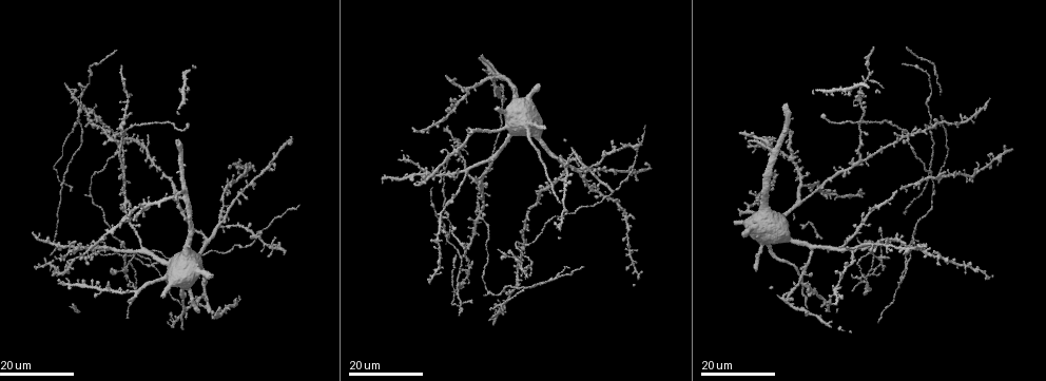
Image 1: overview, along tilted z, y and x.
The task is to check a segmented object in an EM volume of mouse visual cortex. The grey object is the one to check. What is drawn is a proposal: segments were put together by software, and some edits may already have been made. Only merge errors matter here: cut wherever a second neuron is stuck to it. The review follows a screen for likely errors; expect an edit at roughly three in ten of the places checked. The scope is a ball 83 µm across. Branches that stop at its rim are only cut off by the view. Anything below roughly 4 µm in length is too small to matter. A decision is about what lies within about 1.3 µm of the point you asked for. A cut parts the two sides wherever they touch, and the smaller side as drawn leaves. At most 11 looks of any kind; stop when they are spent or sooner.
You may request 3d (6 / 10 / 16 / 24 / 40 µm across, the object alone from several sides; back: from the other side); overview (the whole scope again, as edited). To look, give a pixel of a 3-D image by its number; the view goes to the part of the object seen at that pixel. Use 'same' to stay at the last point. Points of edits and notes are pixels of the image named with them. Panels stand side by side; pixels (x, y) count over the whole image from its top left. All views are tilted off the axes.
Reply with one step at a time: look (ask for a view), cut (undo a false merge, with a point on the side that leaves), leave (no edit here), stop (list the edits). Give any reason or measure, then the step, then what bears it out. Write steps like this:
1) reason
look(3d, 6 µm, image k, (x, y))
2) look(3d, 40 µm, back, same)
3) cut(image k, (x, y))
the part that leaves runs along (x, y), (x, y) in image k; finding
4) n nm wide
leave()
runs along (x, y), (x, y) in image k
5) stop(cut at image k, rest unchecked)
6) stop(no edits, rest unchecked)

side arm on a straight run
look(3d, 24 µm, image 1, (867, 276))

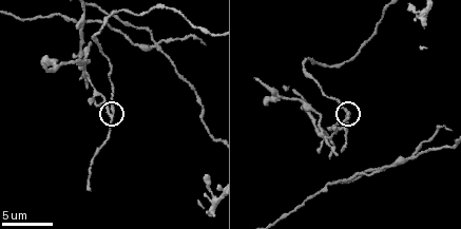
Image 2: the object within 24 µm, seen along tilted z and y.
look(3d, 6 µm, image 2, (113, 107))

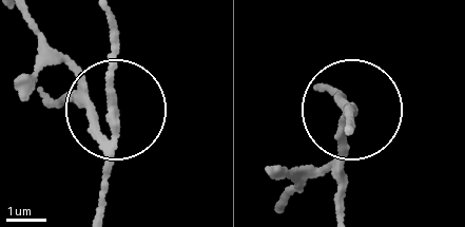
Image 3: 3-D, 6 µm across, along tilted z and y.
cut(image 3, (88, 109))
the part that leaves runs along (105, 144), (80, 77), (27, 15) in image 3; a second neuron is stuck on

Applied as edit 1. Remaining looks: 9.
see it whole again
look(overview)

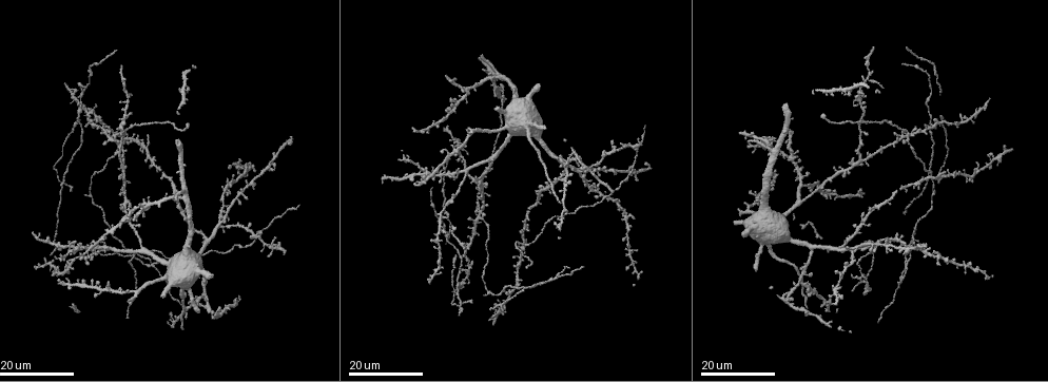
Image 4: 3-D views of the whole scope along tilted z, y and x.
narrows sharply
look(3d, 16 µm, image 4, (134, 259))

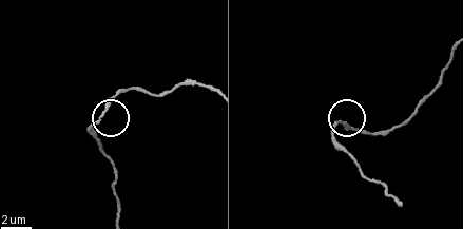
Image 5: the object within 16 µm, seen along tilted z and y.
look(3d, 6 µm, image 5, (102, 119))

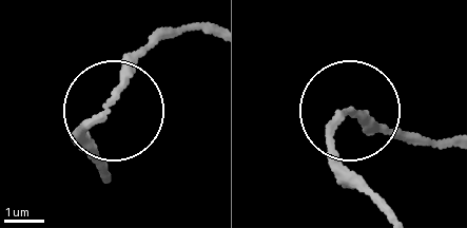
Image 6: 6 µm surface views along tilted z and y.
160 nm wide
leave()
runs along (445, 136), (407, 140), (348, 115), (337, 143), (363, 192) in image 6; all the same neuron

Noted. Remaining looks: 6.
looks like a crossing
look(3d, 24 µm, image 4, (909, 136))

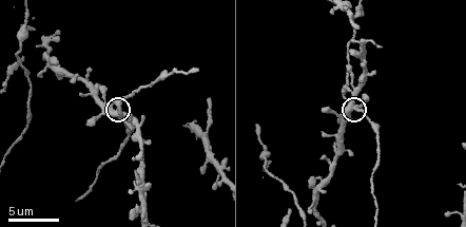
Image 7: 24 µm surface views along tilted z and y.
look(3d, 6 µm, image 7, (116, 112))

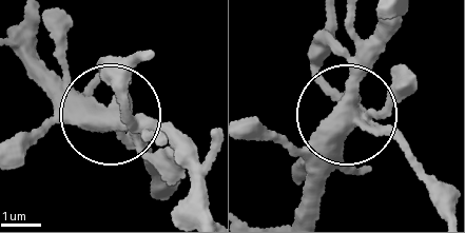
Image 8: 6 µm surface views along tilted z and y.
5 arms
leave()
one neuron here

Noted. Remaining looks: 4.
four arms meet
look(3d, 6 µm, image 2, (408, 160))

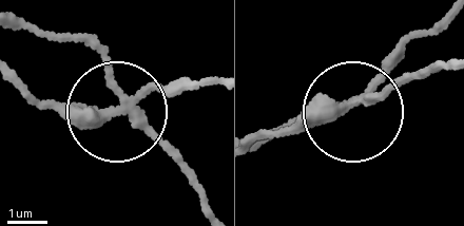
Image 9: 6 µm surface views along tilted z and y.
4 arms
cut(image 9, (68, 113))
the part that leaves runs along (121, 104), (76, 119), (16, 80) in image 9; two neurons meet here

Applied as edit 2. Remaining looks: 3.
arms part here
look(3d, 16 µm, image 7, (45, 64))

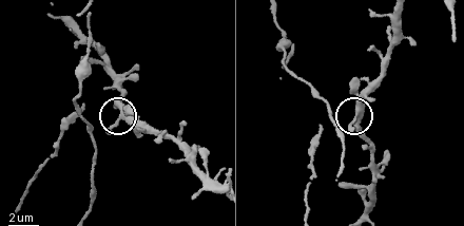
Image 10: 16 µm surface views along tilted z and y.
3 arms
leave()
all the same neuron

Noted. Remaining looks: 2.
stop(cut at image 3, cut at image 9, rest unchecked)

